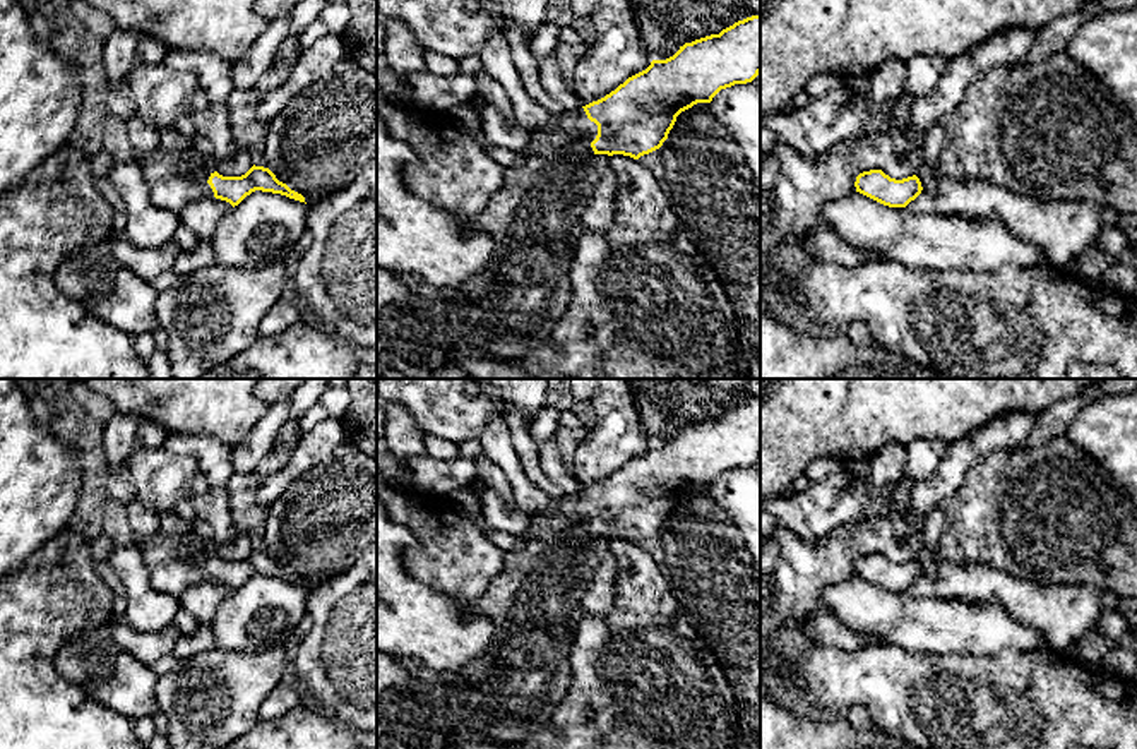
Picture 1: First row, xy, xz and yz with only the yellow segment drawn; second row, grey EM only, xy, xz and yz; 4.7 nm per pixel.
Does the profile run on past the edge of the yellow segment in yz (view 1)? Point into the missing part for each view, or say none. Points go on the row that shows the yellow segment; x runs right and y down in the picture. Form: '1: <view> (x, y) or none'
1: none

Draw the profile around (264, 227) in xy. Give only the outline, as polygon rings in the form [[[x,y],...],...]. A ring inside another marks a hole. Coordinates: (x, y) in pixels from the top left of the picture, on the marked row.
[[[255,190],[228,213],[214,230],[216,264],[264,267],[284,262],[307,230],[308,204],[281,194]]]

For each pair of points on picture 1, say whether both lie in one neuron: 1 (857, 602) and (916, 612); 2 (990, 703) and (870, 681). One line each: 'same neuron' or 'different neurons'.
1: same neuron
2: same neuron

